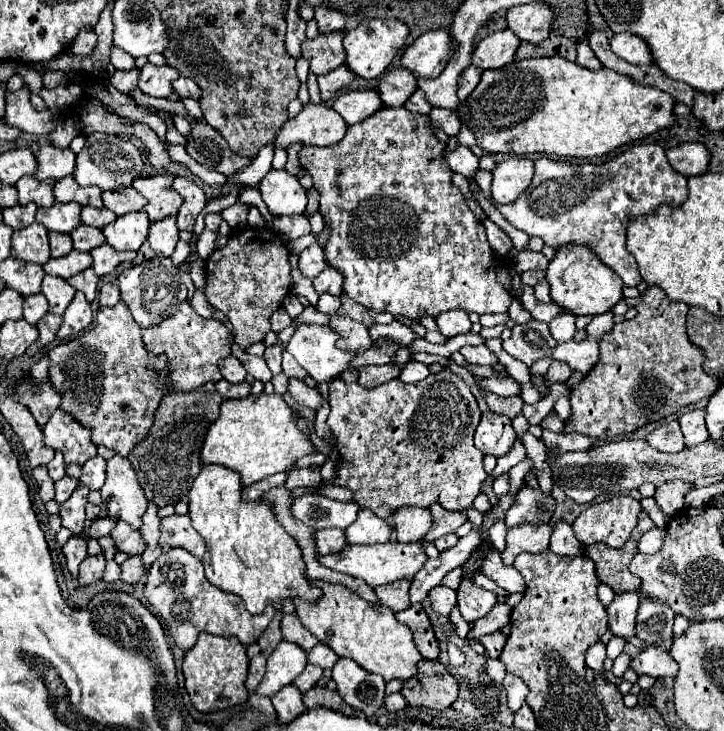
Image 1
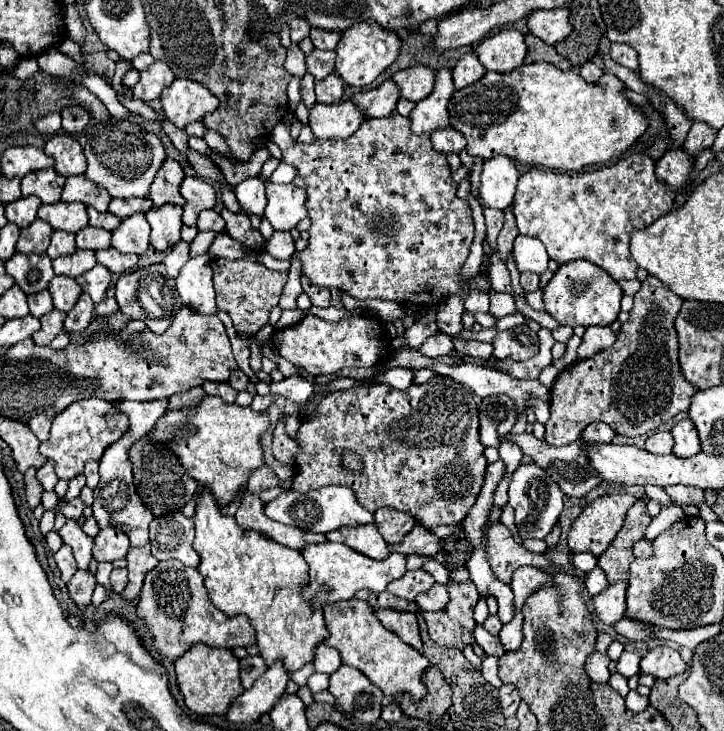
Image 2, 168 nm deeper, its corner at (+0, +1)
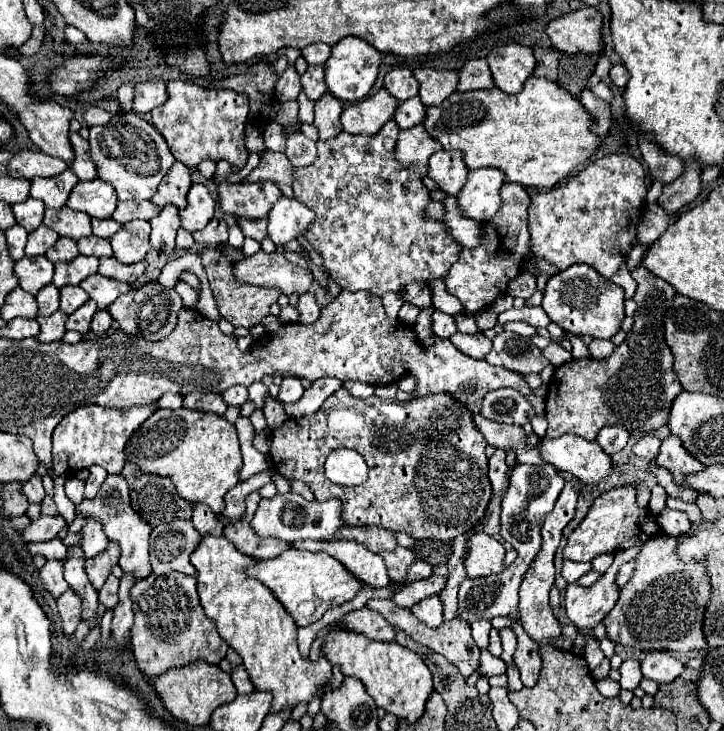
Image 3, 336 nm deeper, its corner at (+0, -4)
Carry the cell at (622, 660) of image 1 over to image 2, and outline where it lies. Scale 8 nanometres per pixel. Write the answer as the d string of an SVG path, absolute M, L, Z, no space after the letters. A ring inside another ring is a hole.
M622 652L618 660L618 672L624 678L632 678L640 674L640 656L636 652Z

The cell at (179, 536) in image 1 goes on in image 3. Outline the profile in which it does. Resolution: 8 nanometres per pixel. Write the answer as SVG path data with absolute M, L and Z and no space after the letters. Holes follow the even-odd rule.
M176 519L168 525L156 525L150 533L152 573L164 575L168 571L182 571L186 575L196 575L196 569L190 563L190 553L198 543L200 533L194 529L190 519Z

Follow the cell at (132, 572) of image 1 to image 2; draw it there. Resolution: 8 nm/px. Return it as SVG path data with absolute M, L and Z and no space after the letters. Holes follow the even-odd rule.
M114 568L110 574L110 582L112 582L114 592L122 592L126 588L126 582L128 582L128 570L126 568Z

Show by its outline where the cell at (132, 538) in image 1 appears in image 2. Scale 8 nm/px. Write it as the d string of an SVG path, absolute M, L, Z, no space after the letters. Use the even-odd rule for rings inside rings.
M102 528L94 538L92 558L96 562L114 562L118 558L124 558L128 554L128 548L130 548L130 540L122 530Z

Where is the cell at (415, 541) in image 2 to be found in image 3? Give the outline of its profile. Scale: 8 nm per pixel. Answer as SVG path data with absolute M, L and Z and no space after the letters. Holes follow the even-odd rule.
M396 547L394 551L388 551L388 553L382 553L384 561L386 561L386 567L388 567L388 575L392 581L404 581L406 573L408 573L408 567L416 561L416 553L408 547Z

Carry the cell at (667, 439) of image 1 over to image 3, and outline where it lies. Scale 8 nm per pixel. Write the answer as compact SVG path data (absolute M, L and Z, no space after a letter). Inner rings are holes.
M644 435L644 437L640 437L640 439L634 443L632 451L634 451L638 457L646 457L646 459L654 461L656 455L658 455L658 451L660 451L660 445L662 445L662 441L660 441L658 437L654 437L654 435Z

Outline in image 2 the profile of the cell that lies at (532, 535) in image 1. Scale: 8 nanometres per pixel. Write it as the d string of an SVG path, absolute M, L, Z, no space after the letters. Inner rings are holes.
M494 522L488 528L486 558L494 576L504 584L510 584L512 572L522 566L533 566L545 572L553 570L552 564L543 554L532 554L524 546L518 546L512 532L502 522Z

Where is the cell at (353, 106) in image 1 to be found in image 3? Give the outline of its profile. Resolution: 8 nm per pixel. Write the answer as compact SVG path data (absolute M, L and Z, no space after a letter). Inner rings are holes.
M396 67L384 77L384 89L398 101L404 103L406 99L414 97L418 93L418 83L412 77L412 71L408 67Z

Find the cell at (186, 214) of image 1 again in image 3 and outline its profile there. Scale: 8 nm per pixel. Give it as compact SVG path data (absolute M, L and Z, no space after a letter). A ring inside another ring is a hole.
M194 183L188 191L188 207L180 211L182 227L190 233L204 229L206 223L214 217L214 209L216 209L216 201L210 195L208 187L202 183Z

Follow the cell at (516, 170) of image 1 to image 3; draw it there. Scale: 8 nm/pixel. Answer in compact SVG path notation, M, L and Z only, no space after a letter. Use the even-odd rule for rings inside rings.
M484 167L468 173L468 181L458 193L458 205L464 215L486 221L500 209L500 187L504 185L504 173L496 167Z

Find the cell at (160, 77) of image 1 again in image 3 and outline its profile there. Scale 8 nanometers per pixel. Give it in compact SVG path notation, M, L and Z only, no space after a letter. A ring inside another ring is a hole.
M158 77L146 79L146 81L136 85L136 95L134 95L134 107L132 109L136 113L148 113L154 107L162 105L166 101L166 97L168 97L166 81L158 79Z

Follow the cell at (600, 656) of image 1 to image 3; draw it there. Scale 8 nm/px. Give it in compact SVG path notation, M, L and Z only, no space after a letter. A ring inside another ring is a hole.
M610 677L598 679L598 681L596 681L596 687L598 687L598 691L600 691L604 697L616 697L618 691L620 691L620 685L618 685L616 681L612 681Z

